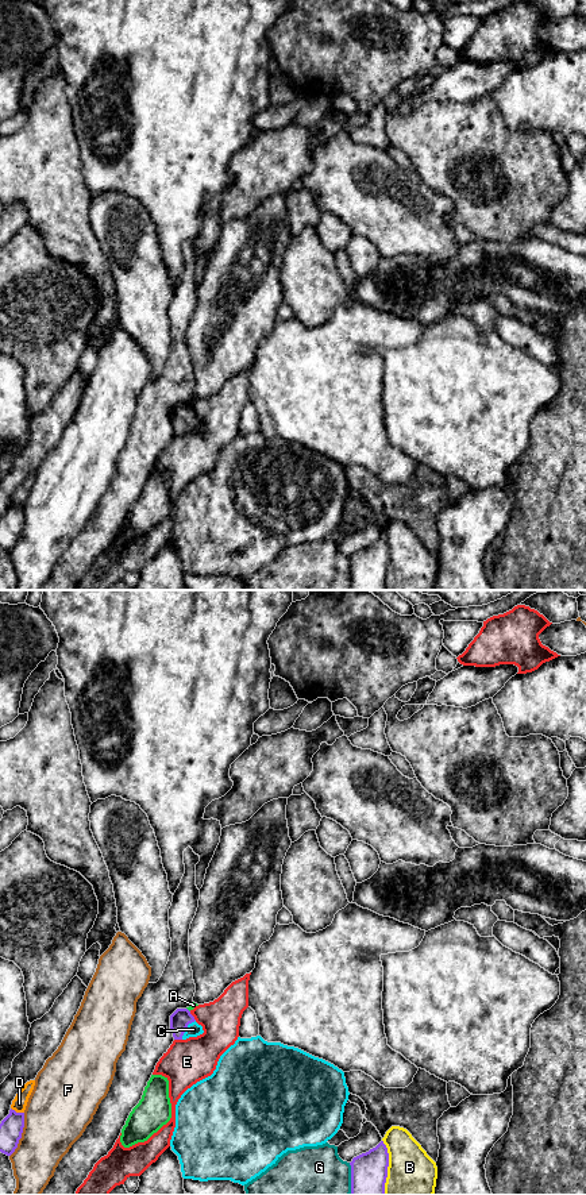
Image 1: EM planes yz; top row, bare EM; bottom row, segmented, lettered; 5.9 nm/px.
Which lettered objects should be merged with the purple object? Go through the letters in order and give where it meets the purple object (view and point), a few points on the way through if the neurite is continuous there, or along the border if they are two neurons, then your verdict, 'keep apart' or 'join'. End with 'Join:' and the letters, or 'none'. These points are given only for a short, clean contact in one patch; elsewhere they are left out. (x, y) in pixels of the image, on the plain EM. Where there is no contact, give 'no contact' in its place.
A: contact yz (188, 405); keep apart
B: contact yz (388, 561); keep apart
C: contact yz (185, 424); way yz (180, 415), (185, 424), (193, 424); join
D: contact yz (18, 508); keep apart
E: contact yz (192, 411); keep apart
F: contact yz (20, 529); keep apart
G: contact yz (351, 574); keep apart
Join: C

